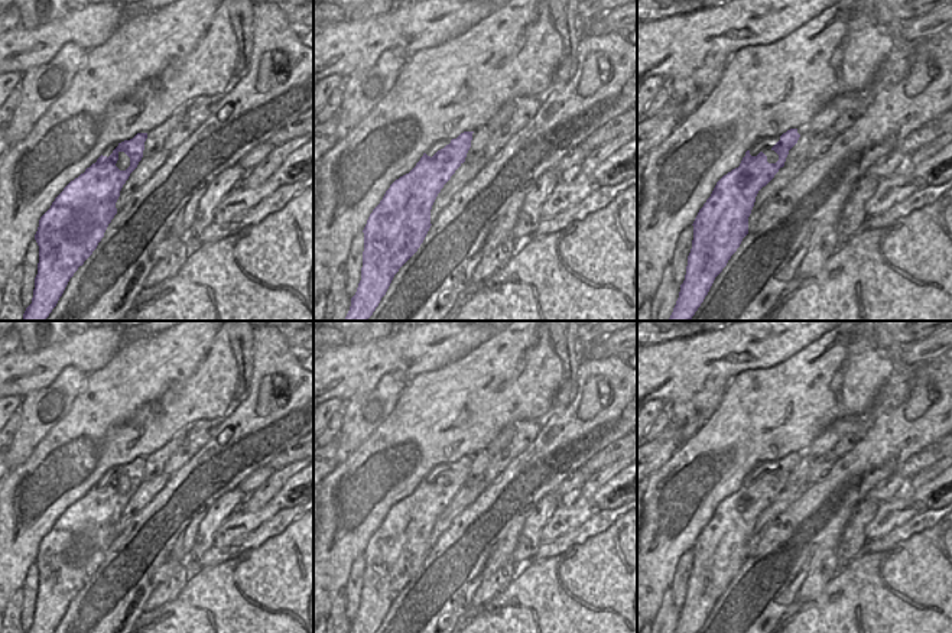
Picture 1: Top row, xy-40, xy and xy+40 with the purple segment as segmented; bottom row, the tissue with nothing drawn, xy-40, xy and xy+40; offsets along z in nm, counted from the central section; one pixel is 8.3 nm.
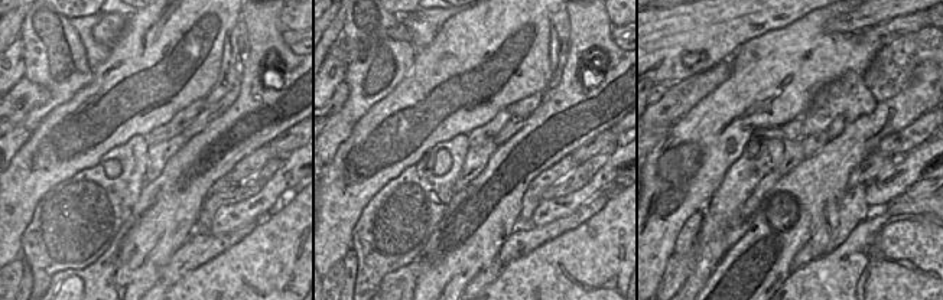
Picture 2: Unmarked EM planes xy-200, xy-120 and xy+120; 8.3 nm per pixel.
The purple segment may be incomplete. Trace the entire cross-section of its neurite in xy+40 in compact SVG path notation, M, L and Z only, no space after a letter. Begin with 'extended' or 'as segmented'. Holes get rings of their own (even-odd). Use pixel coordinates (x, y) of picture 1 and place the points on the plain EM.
extended; M803 451L780 461L758 462L738 491L724 499L693 545L685 604L673 633L698 633L715 601L748 558L748 541L758 514L784 490Z

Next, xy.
extended; M472 457L433 467L416 490L386 514L363 554L361 604L350 633L376 633L394 598L417 575L432 549L432 529L465 486Z

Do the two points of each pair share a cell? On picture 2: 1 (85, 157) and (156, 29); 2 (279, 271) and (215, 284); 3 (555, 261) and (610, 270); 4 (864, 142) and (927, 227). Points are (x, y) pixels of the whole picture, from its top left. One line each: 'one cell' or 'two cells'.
1: one cell
2: one cell
3: one cell
4: two cells

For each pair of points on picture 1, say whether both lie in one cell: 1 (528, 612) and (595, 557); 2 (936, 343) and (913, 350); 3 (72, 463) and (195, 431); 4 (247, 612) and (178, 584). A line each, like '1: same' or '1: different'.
1: same
2: same
3: different
4: different

